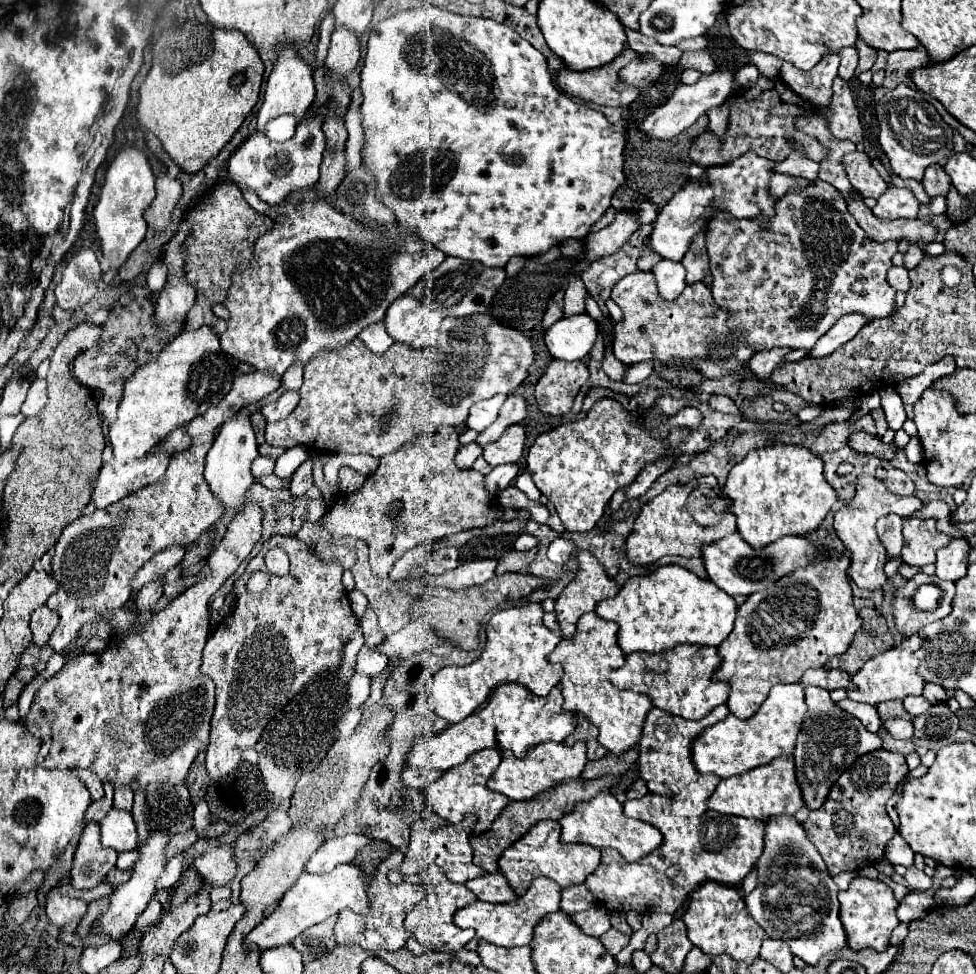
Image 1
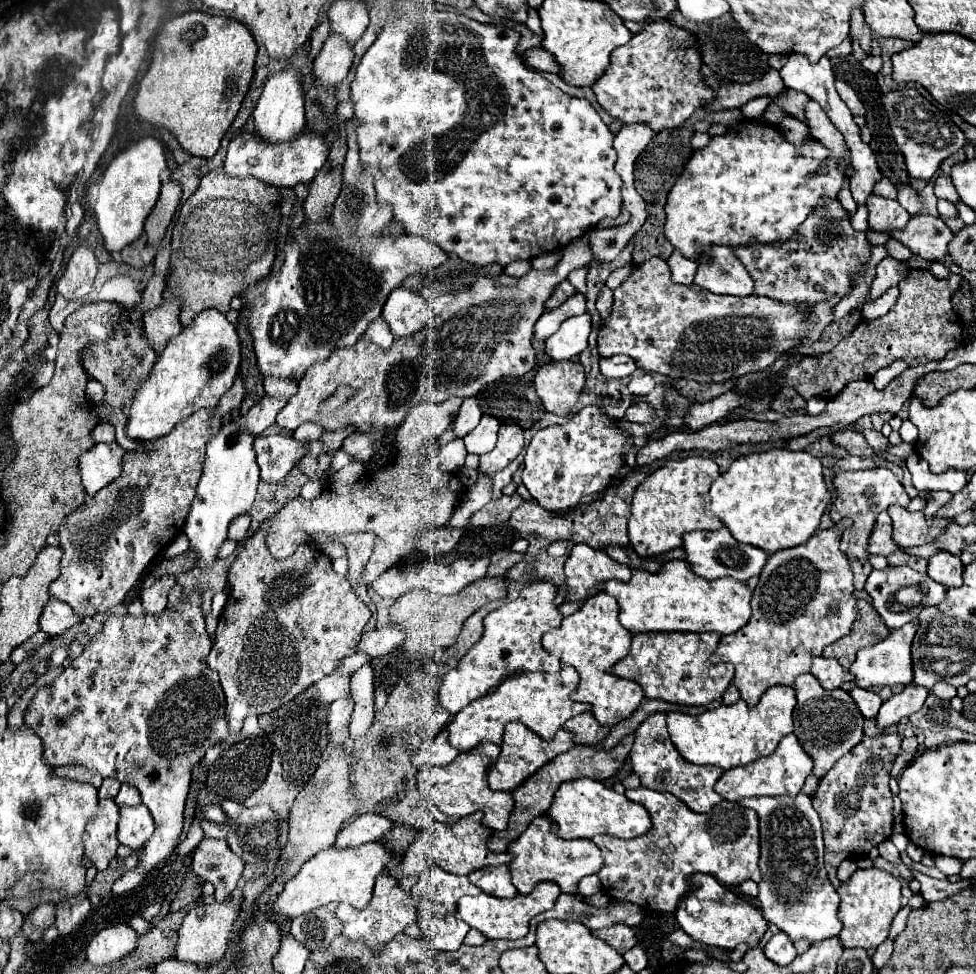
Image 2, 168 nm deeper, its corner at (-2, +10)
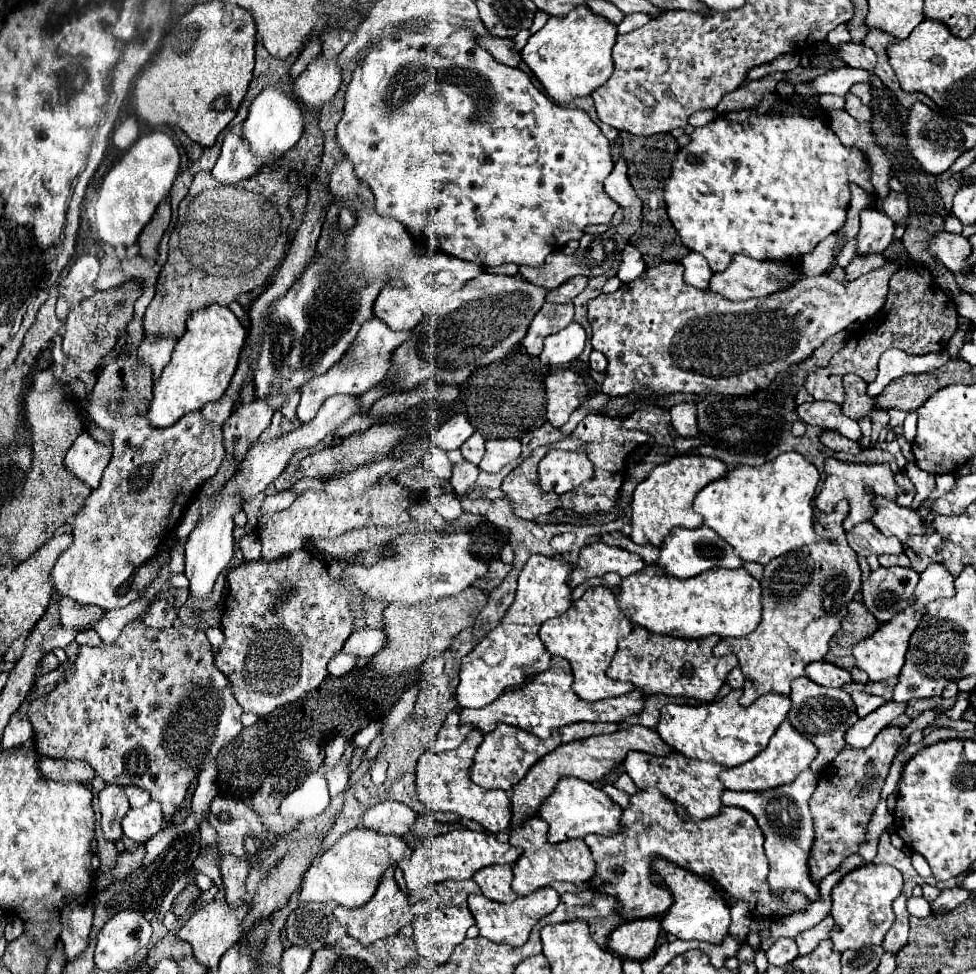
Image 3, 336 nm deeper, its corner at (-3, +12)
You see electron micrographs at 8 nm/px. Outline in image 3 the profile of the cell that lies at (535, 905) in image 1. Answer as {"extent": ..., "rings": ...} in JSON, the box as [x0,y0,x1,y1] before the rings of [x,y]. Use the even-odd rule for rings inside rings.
{"extent":[469,887,561,945],"rings":[[[541,887],[527,897],[517,897],[513,903],[499,903],[491,901],[485,895],[469,895],[469,909],[475,917],[475,925],[479,927],[481,935],[493,943],[507,943],[507,945],[523,945],[529,939],[533,925],[549,915],[561,901],[561,895],[553,887]]]}

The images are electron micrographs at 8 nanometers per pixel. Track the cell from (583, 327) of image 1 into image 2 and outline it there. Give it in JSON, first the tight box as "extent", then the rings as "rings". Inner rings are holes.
{"extent":[546,313,592,361],"rings":[[[588,313],[566,319],[560,325],[560,329],[546,339],[546,355],[554,361],[574,359],[588,347],[590,329],[592,329],[592,323]]]}

